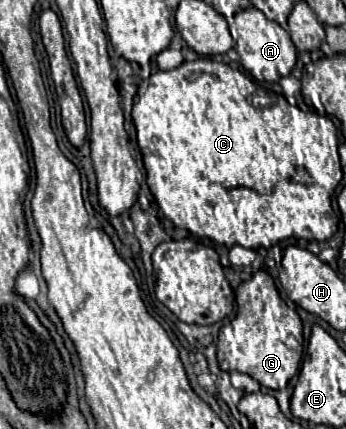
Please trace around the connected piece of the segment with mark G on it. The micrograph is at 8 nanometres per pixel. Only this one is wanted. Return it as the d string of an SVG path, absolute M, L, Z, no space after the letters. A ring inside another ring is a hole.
M257 271L249 281L243 281L237 287L235 297L237 315L230 325L223 326L218 334L219 367L223 371L247 373L263 387L283 389L289 379L298 372L305 348L303 324L299 315L294 309L287 307L287 303L283 303L275 281L265 271ZM289 339L295 339L297 345L289 345Z

